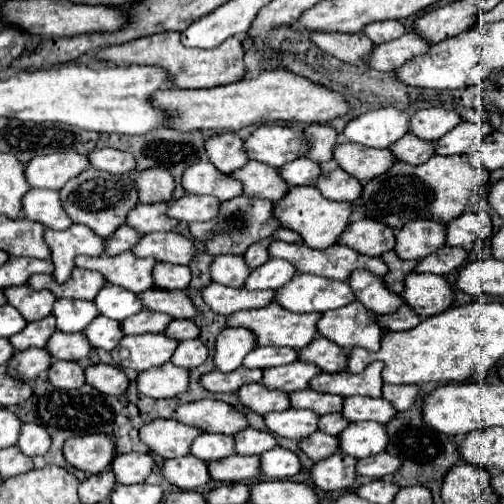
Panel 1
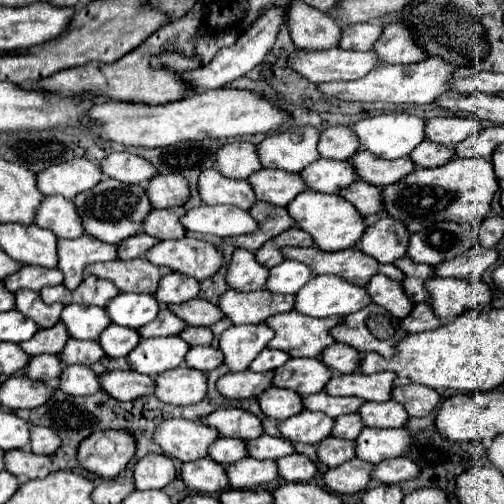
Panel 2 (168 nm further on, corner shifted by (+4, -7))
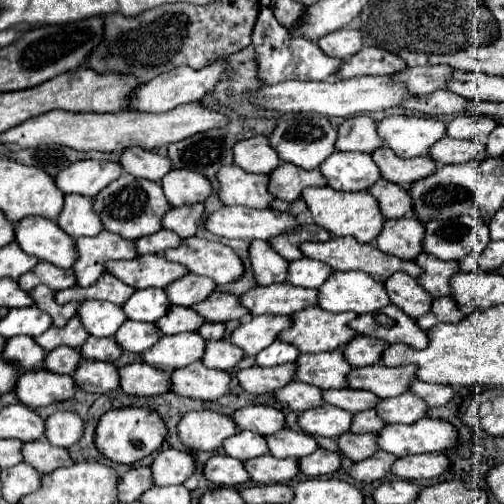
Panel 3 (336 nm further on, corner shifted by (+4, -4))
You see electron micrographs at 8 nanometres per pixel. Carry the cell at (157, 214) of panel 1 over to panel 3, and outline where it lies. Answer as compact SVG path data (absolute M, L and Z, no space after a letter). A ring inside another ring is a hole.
M184 205L184 207L172 207L166 217L162 217L162 227L178 233L178 237L186 239L192 237L202 221L204 215L204 205Z

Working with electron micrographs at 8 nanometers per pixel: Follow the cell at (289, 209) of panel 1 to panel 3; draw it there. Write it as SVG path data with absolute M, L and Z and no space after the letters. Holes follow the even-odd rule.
M310 187L302 191L302 197L312 213L314 223L326 229L334 237L354 237L356 241L370 243L382 231L384 217L378 209L376 199L366 191L344 193L344 191L334 191L332 187Z

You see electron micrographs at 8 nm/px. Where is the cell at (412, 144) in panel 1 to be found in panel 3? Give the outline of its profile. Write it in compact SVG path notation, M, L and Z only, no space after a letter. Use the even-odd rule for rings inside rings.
M442 137L442 141L436 141L428 149L428 155L436 161L436 165L448 165L448 163L480 161L486 157L486 151L484 151L482 143Z

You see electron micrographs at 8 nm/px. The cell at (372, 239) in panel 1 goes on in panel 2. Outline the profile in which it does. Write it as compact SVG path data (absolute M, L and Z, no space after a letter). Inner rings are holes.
M386 216L364 232L356 248L360 252L366 252L368 256L374 256L378 262L396 262L406 254L408 240L410 232L406 230L406 226Z

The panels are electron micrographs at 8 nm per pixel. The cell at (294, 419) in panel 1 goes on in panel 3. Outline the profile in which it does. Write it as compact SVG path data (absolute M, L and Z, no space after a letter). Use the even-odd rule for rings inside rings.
M320 405L298 415L298 427L312 437L338 437L350 429L352 415L334 405Z

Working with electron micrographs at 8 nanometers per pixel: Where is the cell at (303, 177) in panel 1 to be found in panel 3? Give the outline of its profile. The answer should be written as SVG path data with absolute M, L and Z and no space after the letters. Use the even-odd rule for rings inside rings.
M332 153L320 165L320 173L336 191L364 191L380 179L368 153Z

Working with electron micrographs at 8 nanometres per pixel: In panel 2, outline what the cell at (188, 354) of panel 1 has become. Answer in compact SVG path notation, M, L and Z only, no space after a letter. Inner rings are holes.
M194 346L186 354L186 364L190 368L202 370L202 372L210 372L210 370L222 366L222 362L224 362L224 354L212 346Z

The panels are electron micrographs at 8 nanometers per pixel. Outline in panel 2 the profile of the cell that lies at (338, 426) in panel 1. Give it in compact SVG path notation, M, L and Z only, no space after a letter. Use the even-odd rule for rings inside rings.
M346 414L346 416L336 418L332 434L340 436L344 440L356 440L358 434L362 432L362 428L364 428L364 422L362 422L360 414Z

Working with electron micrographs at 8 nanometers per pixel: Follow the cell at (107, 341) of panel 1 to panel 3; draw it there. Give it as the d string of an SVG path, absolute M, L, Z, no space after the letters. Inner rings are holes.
M124 321L118 333L114 335L118 345L130 353L142 353L152 347L160 339L160 331L154 323L138 323L138 321Z

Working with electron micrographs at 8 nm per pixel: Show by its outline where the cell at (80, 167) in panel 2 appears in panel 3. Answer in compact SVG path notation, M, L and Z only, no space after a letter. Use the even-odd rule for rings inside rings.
M84 159L76 161L74 165L68 165L62 169L62 173L56 175L56 187L62 193L82 193L92 197L102 191L110 181L118 179L122 175L122 167L112 161L94 161L94 159Z

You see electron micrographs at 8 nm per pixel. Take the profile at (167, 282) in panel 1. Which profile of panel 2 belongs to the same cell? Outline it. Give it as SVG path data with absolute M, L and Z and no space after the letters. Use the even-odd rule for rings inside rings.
M172 272L170 276L164 276L160 280L156 298L162 304L182 304L182 302L188 302L192 298L198 298L198 294L200 294L198 280L184 276L184 274L178 274L178 272Z

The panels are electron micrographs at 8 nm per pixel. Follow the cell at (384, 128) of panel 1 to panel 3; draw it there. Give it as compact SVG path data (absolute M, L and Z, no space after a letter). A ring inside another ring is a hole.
M390 115L378 121L376 129L384 145L398 157L418 157L444 137L446 123L422 115Z

